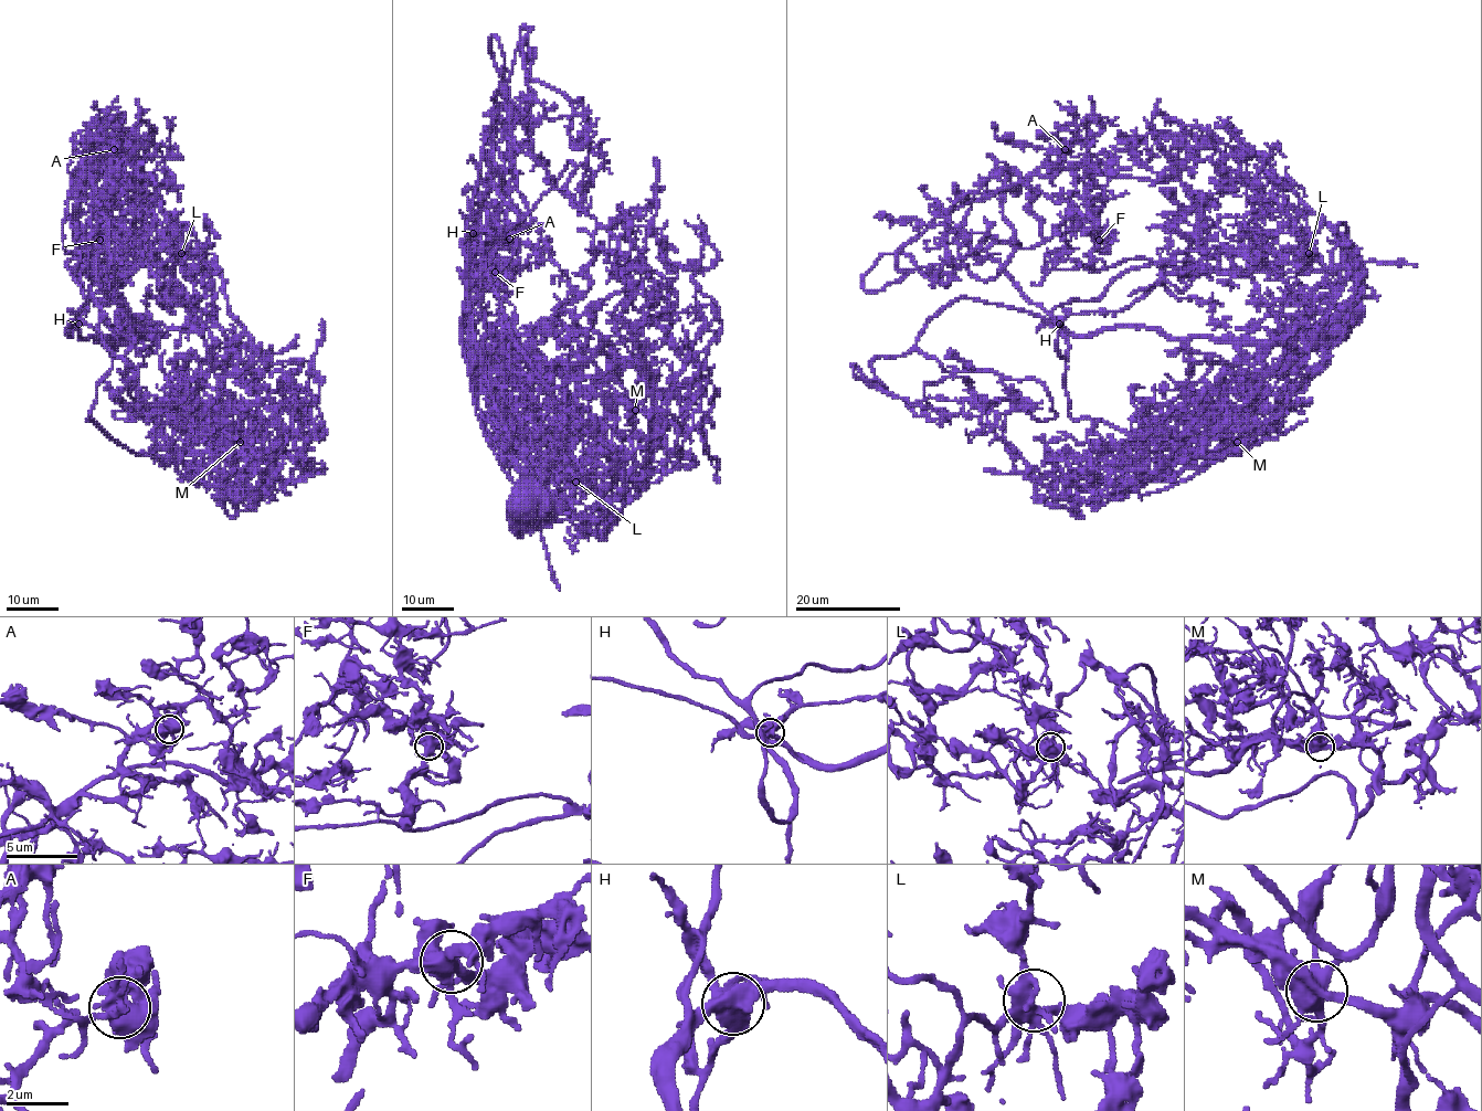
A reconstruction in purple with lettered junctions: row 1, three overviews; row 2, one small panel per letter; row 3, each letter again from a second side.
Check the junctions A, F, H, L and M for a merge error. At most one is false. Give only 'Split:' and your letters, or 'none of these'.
Split: none of these

